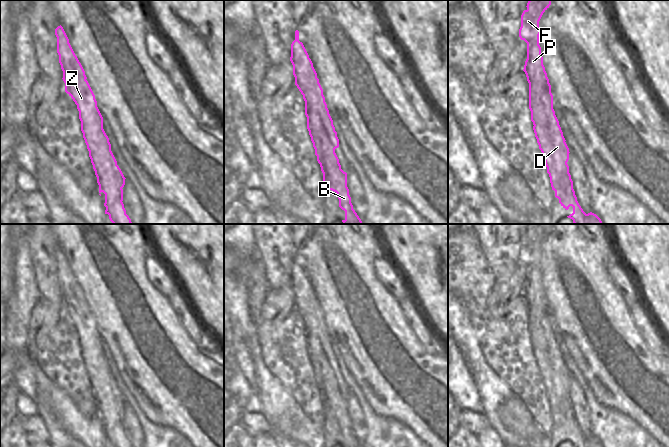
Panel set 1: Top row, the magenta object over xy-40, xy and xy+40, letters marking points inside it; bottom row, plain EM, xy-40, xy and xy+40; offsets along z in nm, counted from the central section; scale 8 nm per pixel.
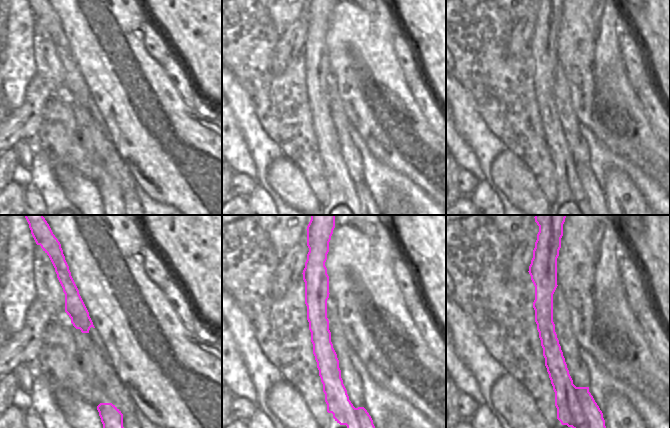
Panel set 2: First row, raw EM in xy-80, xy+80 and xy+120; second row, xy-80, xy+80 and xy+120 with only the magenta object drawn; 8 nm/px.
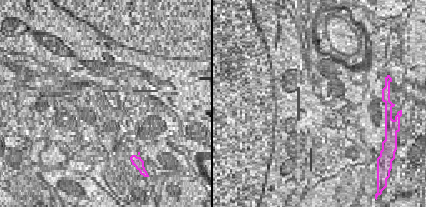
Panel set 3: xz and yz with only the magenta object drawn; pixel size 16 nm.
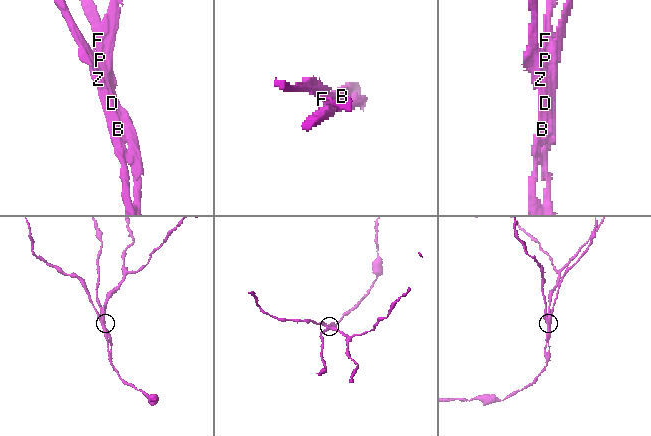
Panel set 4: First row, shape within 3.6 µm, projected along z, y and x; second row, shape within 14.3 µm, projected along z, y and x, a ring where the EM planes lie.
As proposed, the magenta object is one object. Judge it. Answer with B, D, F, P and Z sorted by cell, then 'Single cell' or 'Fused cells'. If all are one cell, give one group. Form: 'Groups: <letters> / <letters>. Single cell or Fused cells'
Groups: B D F P / Z. Fused cells.

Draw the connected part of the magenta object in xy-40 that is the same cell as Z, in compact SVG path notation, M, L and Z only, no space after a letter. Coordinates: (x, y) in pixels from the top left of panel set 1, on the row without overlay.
M61 249L55 253L55 259L65 316L73 323L79 335L81 355L97 401L99 417L105 418L105 438L109 439L112 447L132 447L121 424L121 414L126 402L111 375L95 319L88 305L77 293L78 282Z

